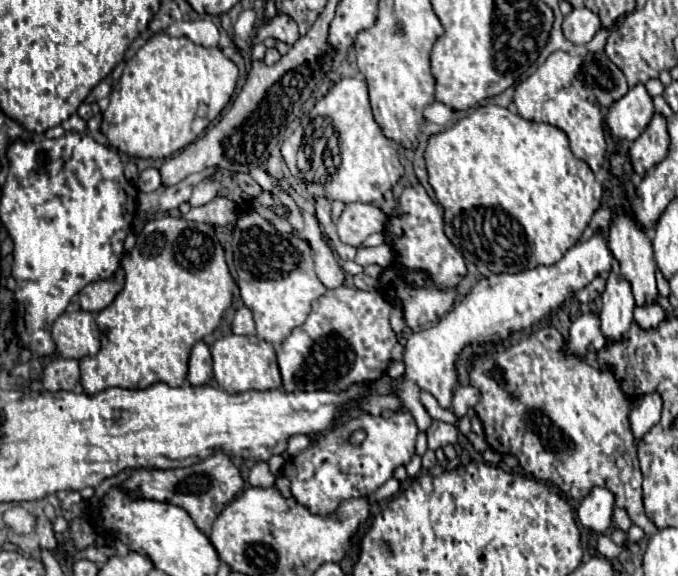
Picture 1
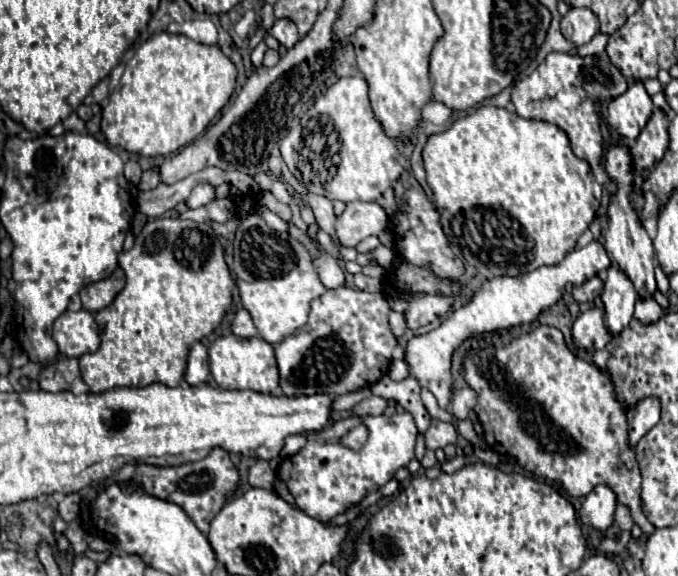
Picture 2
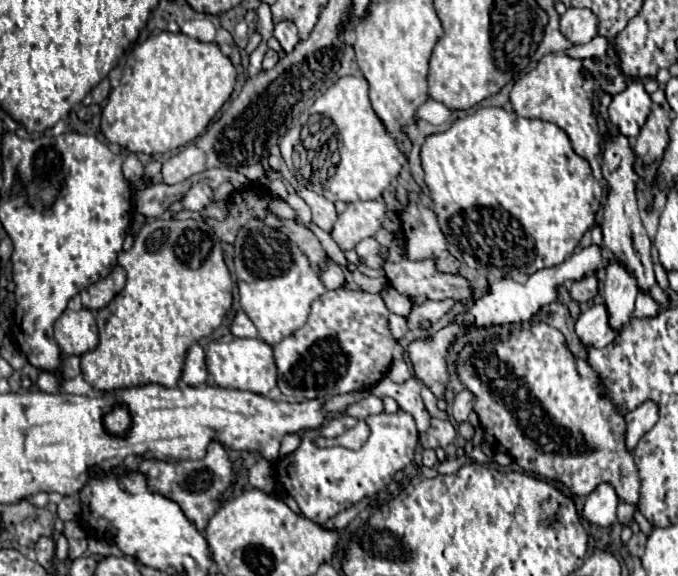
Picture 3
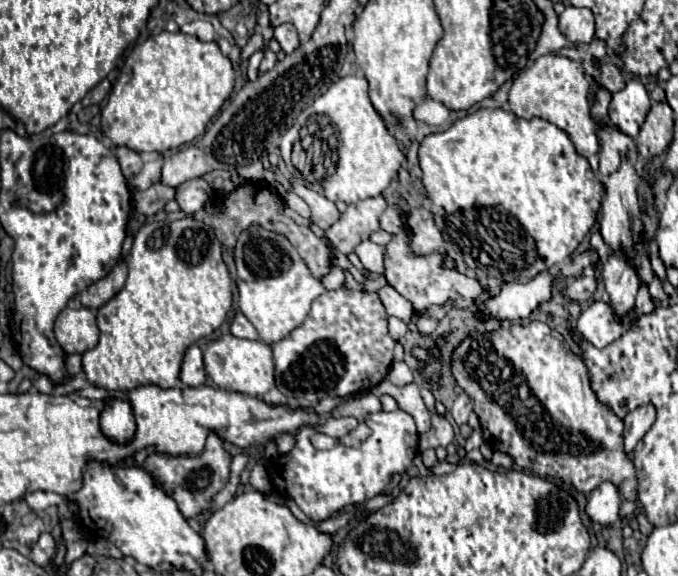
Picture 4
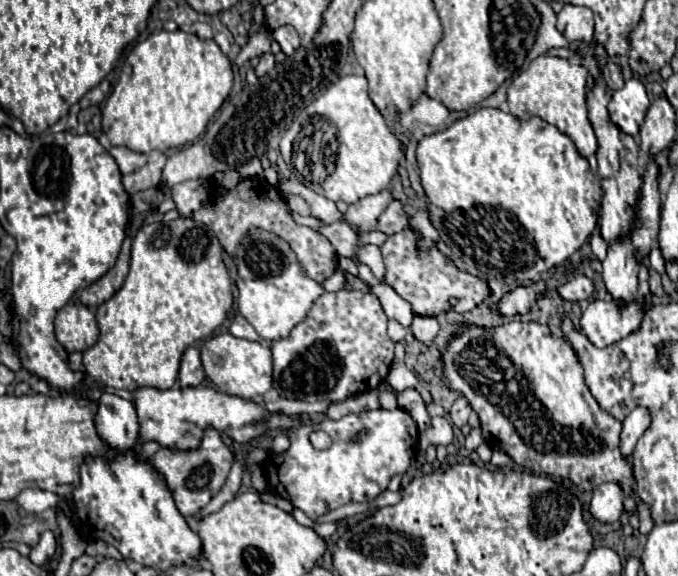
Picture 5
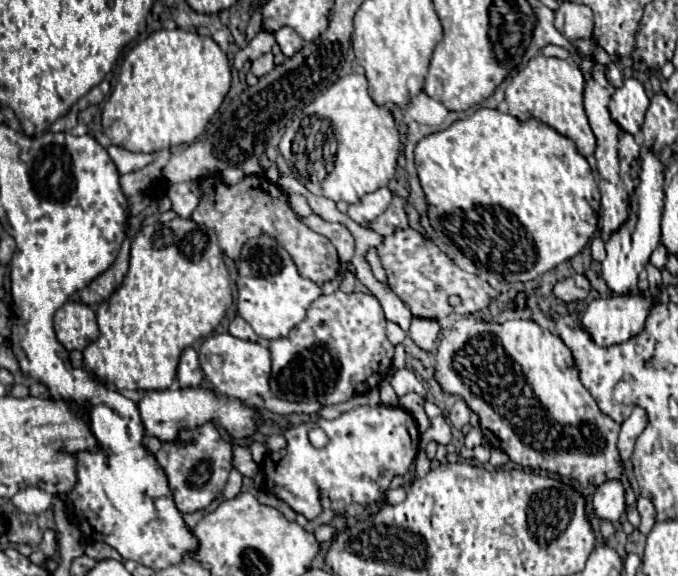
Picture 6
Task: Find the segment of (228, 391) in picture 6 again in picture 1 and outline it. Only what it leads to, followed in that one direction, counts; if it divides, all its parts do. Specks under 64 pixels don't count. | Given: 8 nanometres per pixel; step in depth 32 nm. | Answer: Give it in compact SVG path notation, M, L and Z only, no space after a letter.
M224 336L216 340L210 348L212 358L214 358L214 378L218 386L226 392L248 392L248 390L270 390L270 388L280 388L280 370L276 362L276 352L272 344L258 340L256 336Z

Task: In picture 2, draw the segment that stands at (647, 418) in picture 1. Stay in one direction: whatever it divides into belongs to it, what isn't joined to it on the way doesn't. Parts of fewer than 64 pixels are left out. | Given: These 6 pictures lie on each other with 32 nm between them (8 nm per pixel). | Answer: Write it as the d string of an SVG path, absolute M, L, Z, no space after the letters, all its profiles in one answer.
M644 398L636 408L628 410L628 426L630 426L630 444L636 446L638 440L660 420L660 400Z

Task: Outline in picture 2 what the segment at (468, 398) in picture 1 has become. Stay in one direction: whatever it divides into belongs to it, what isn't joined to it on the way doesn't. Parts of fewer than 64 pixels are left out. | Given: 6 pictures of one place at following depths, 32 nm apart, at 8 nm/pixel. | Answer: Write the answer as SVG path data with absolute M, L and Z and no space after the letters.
M466 386L466 388L454 390L454 398L452 398L450 412L452 412L458 420L464 420L464 418L468 418L468 412L474 408L474 404L476 404L476 392Z

